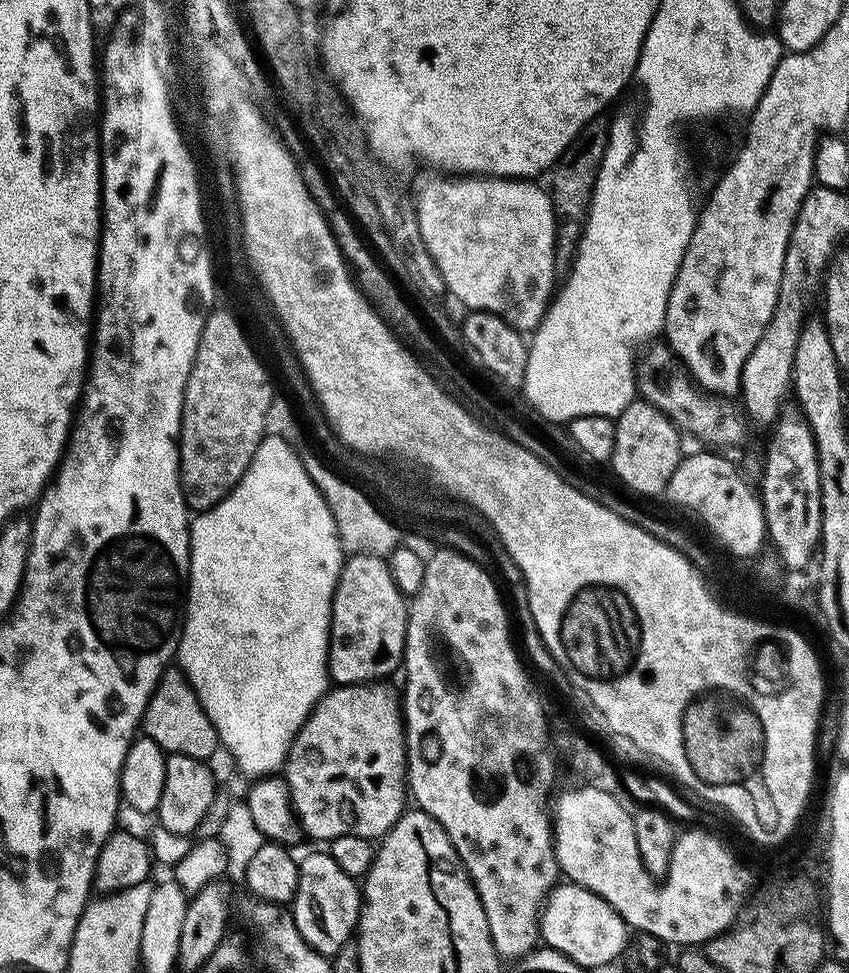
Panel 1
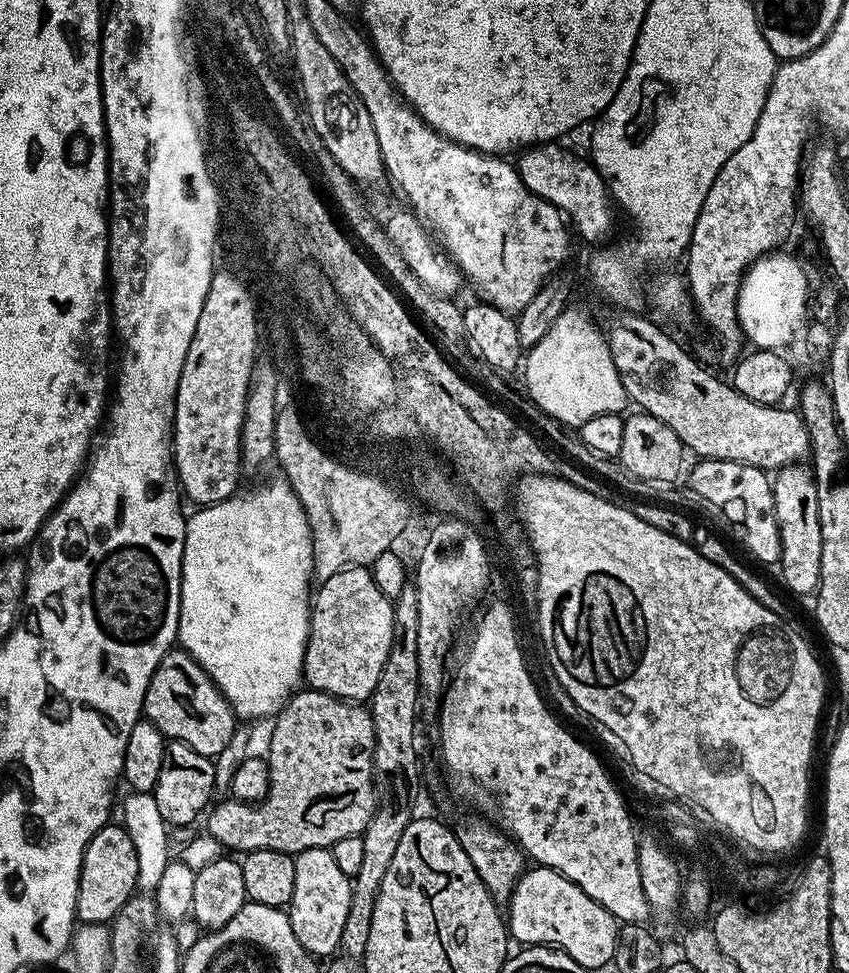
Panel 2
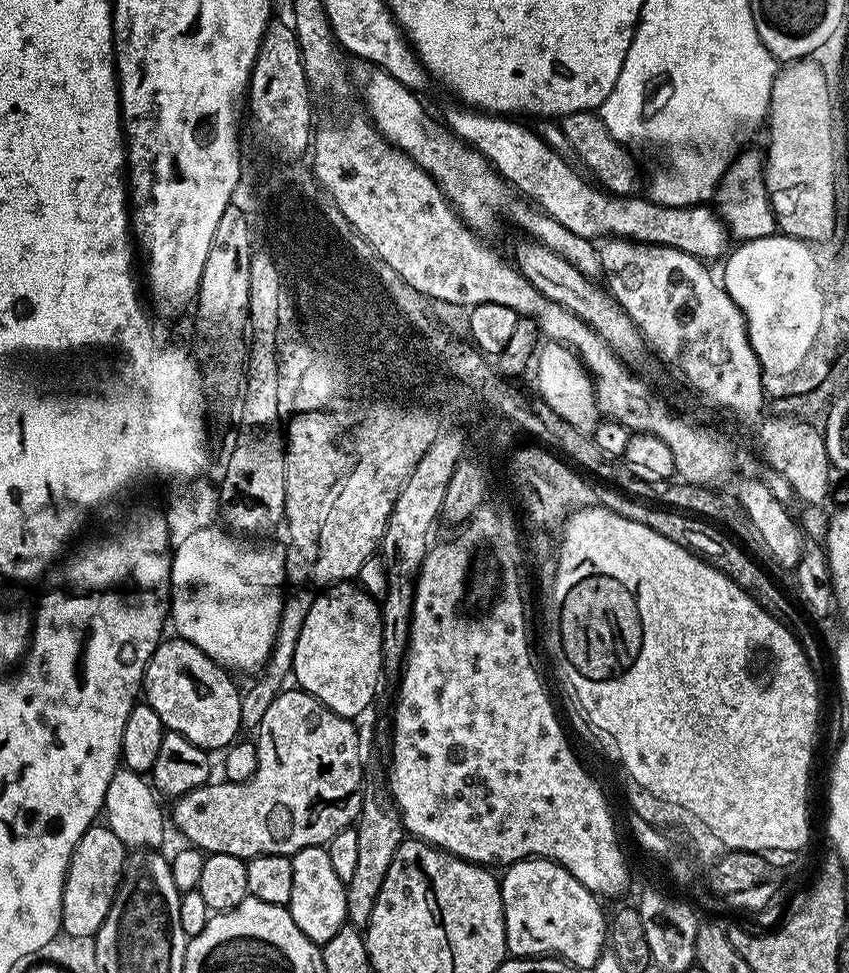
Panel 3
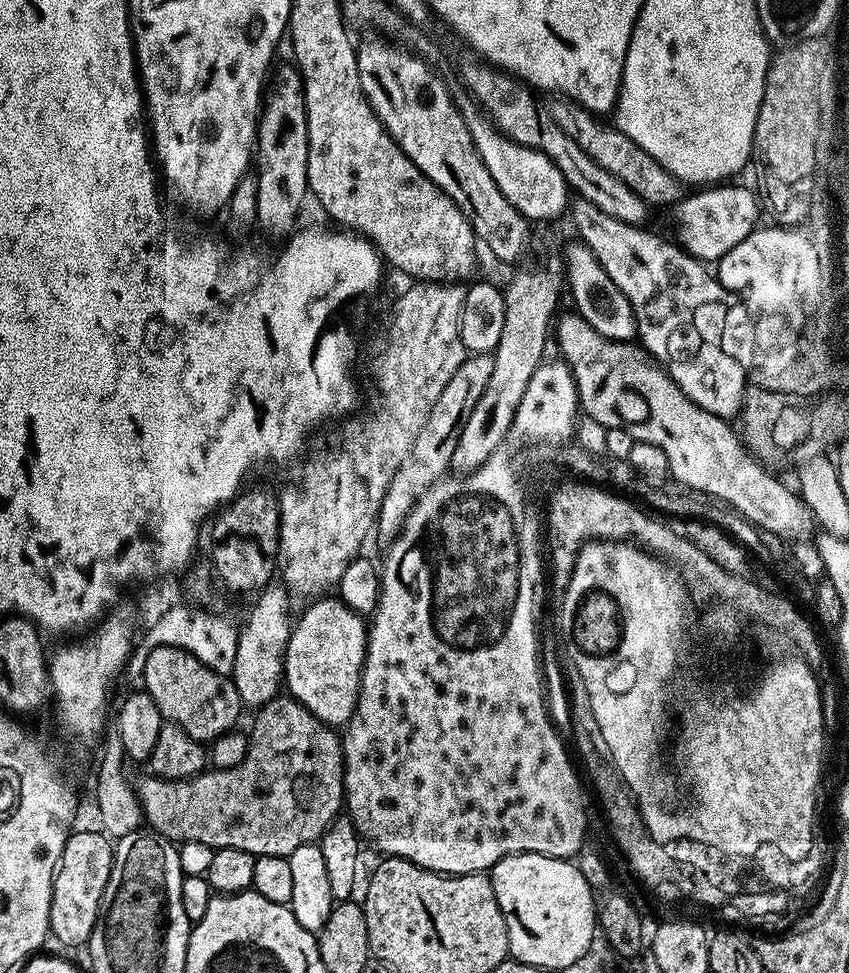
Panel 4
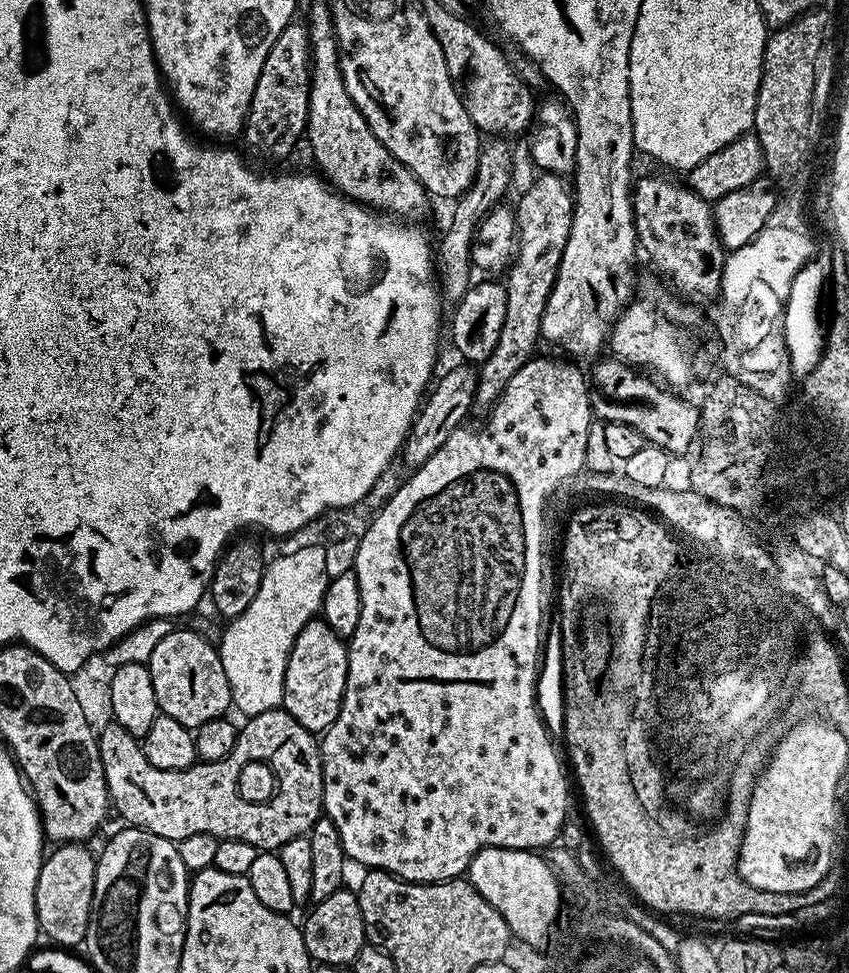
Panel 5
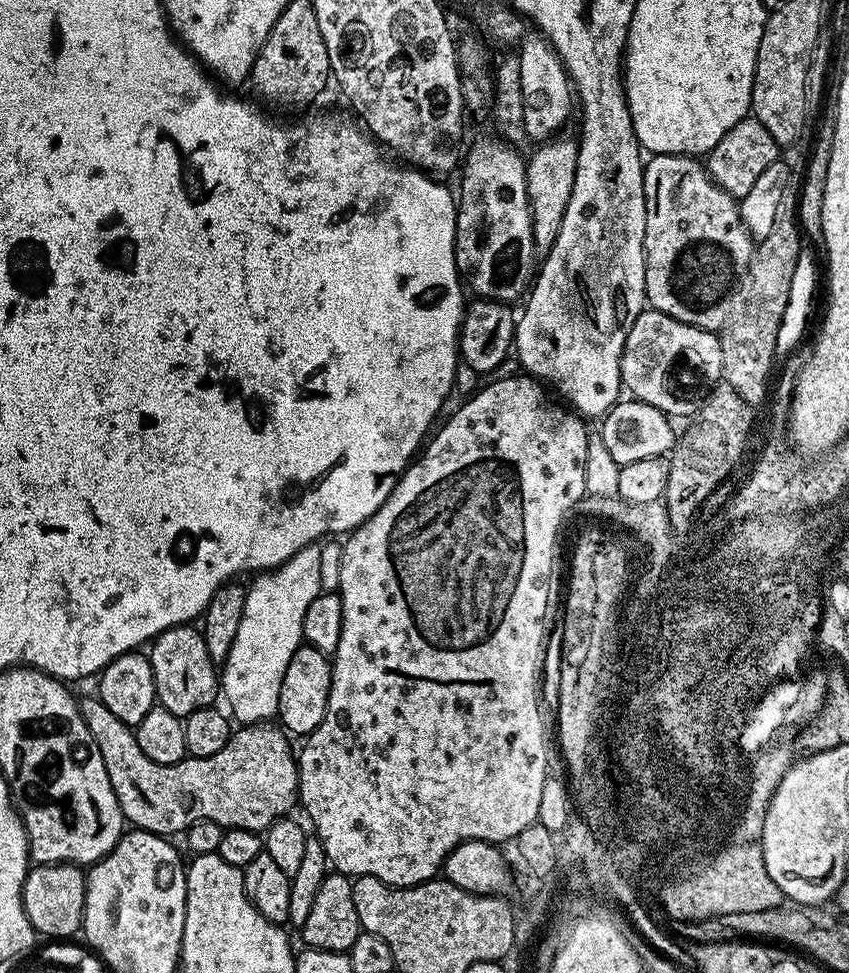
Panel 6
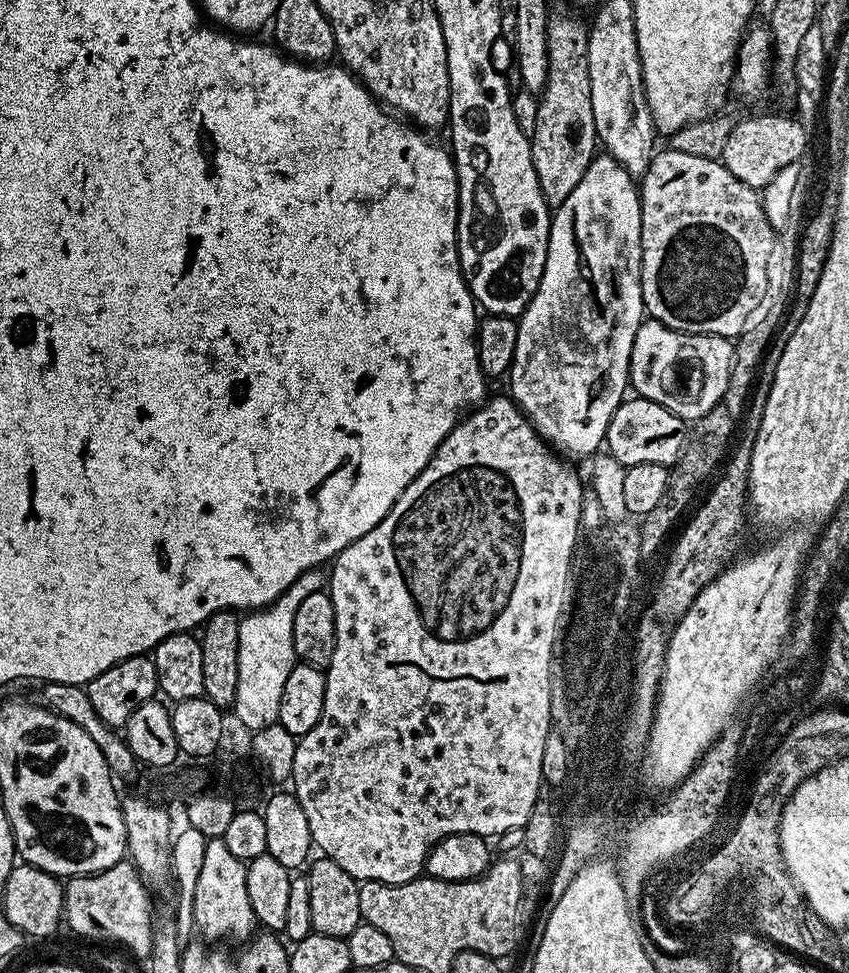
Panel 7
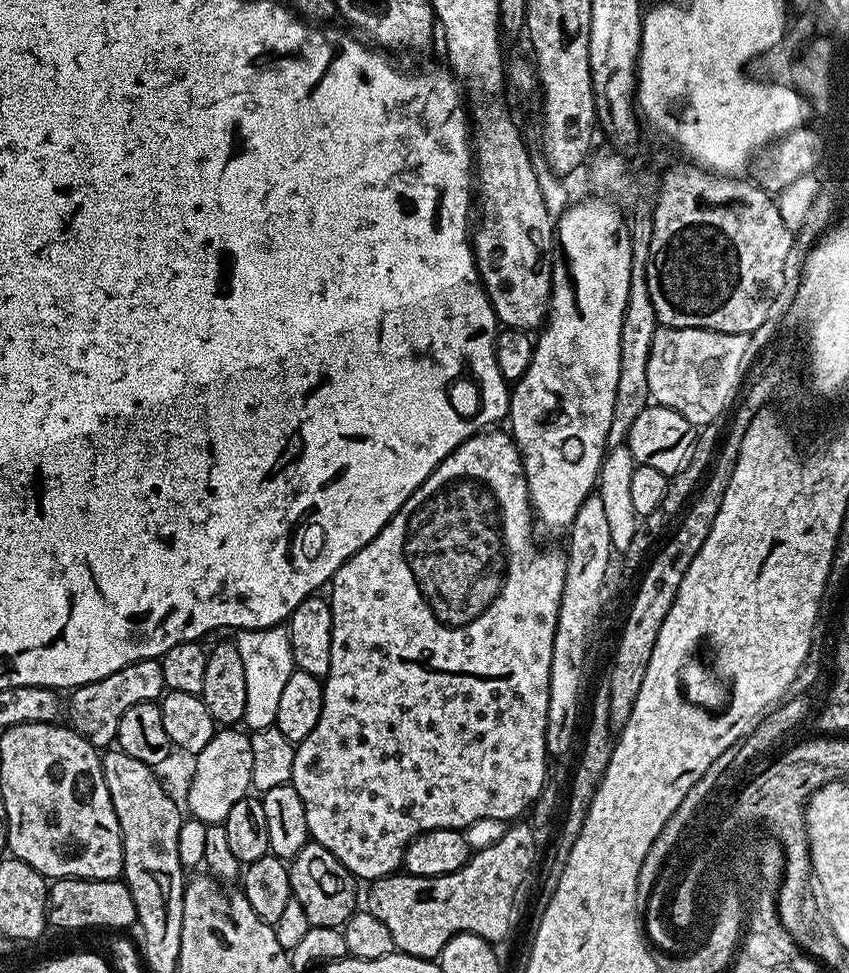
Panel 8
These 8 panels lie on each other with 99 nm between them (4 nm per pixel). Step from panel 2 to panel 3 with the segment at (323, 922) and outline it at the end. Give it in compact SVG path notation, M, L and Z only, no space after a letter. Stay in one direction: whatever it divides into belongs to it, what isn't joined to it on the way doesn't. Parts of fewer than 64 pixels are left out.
M317 846L304 848L292 857L294 866L294 890L290 890L290 902L286 905L298 930L306 934L306 938L315 944L323 946L338 934L340 928L345 927L346 914L346 884L334 874L334 866L330 862L327 847Z

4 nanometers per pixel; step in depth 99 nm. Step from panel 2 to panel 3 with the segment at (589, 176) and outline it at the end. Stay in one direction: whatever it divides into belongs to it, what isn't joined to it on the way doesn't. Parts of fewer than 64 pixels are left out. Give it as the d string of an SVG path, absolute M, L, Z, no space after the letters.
M451 103L444 108L443 123L448 131L483 154L505 184L515 191L517 188L521 197L527 198L541 212L577 236L591 240L617 238L640 244L668 245L705 262L712 262L727 251L729 233L723 220L711 207L671 208L656 204L650 198L639 200L636 194L627 198L605 194L595 183L587 184L564 161L567 159L540 137L539 131L532 129L531 132L520 125L523 123L506 116Z

